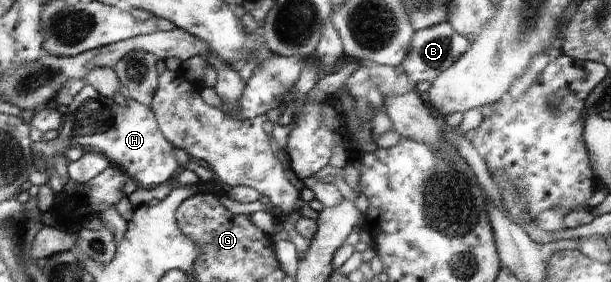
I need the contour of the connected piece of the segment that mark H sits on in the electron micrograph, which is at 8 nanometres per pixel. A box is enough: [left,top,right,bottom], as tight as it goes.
[56,85,178,188]

